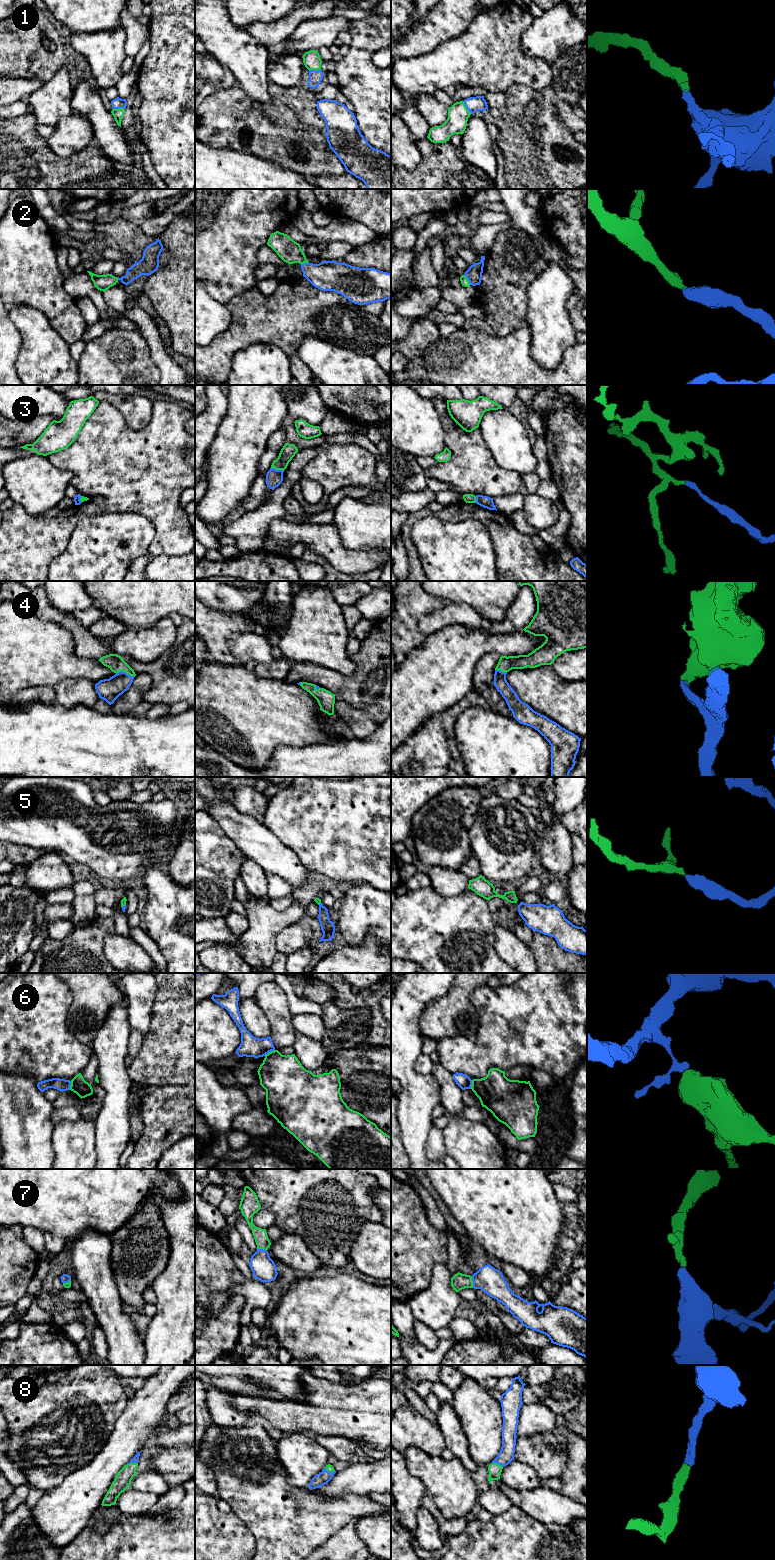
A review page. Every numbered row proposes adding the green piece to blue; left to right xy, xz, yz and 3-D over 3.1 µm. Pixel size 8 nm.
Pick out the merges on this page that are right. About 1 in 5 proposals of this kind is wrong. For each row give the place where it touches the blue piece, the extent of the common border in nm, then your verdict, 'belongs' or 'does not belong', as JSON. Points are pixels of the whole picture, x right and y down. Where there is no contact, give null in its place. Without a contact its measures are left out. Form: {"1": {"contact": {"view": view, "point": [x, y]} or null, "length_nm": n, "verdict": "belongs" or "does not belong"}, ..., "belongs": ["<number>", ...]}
{"1": {"contact": {"view": "yz", "point": [466, 107]}, "length_nm": 120, "verdict": "belongs"}, "2": {"contact": {"view": "yz", "point": [467, 278]}, "length_nm": 100, "verdict": "belongs"}, "3": {"contact": {"view": "xz", "point": [277, 470]}, "length_nm": 110, "verdict": "does not belong"}, "4": {"contact": {"view": "xy", "point": [125, 672]}, "length_nm": 150, "verdict": "belongs"}, "5": {"contact": {"view": "xy", "point": [123, 906]}, "length_nm": 40, "verdict": "belongs"}, "6": {"contact": {"view": "xz", "point": [269, 1051]}, "length_nm": 100, "verdict": "does not belong"}, "7": {"contact": {"view": "yz", "point": [473, 1282]}, "length_nm": 100, "verdict": "belongs"}, "8": {"contact": {"view": "yz", "point": [498, 1463]}, "length_nm": 100, "verdict": "belongs"}, "belongs": ["1", "2", "4", "5", "7", "8"]}

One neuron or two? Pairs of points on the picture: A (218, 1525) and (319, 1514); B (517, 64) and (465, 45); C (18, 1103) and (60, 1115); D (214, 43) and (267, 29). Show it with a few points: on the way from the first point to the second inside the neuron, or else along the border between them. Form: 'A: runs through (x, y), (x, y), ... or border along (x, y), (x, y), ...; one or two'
A: border along (232, 1511), (244, 1522), (253, 1535), (255, 1543); two
B: runs through (504, 63), (496, 61), (490, 55), (478, 55); one
C: border along (55, 1108), (51, 1115), (53, 1124); two
D: border along (243, 27), (265, 46); two

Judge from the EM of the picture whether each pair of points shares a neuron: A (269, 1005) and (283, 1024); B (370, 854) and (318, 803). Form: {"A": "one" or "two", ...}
{"A": "one", "B": "one"}

